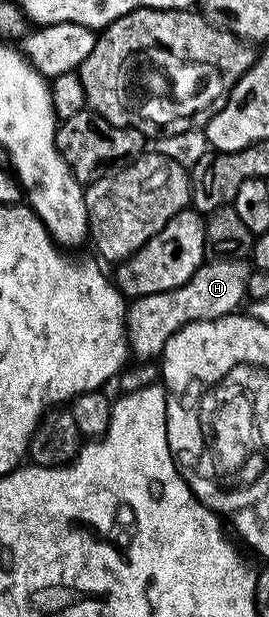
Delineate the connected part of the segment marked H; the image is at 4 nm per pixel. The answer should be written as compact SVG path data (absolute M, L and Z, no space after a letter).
M206 260L199 266L198 271L180 288L172 288L168 292L156 292L152 296L140 296L133 299L126 307L126 340L131 355L138 358L157 359L162 353L164 344L180 328L190 322L203 322L209 318L223 318L226 314L233 314L246 298L246 281L251 267L245 261L236 260Z

